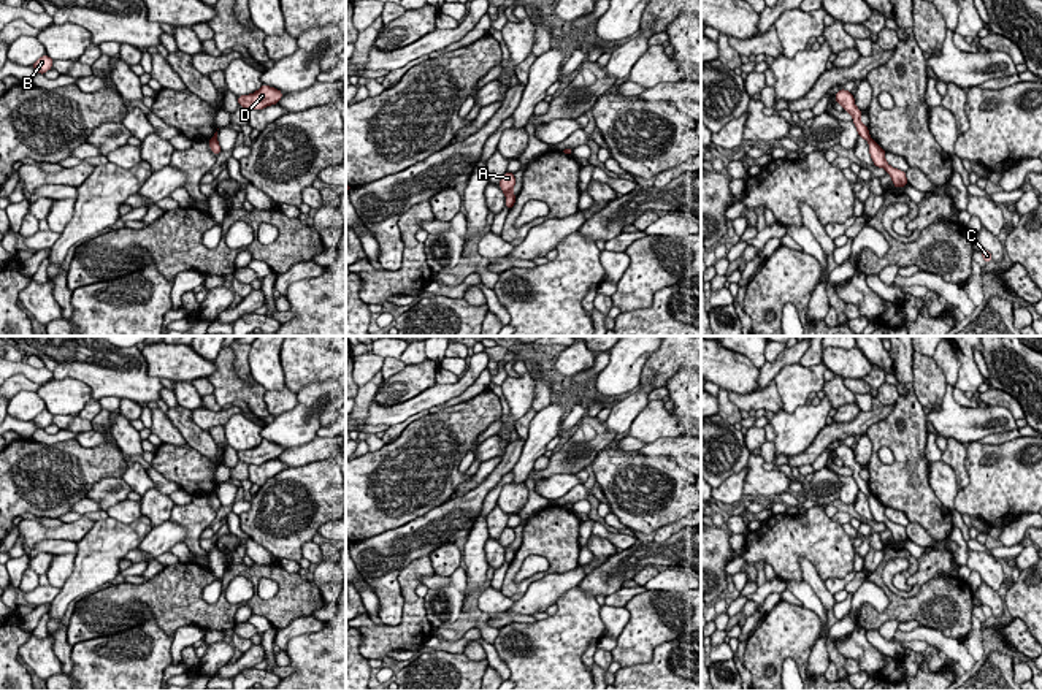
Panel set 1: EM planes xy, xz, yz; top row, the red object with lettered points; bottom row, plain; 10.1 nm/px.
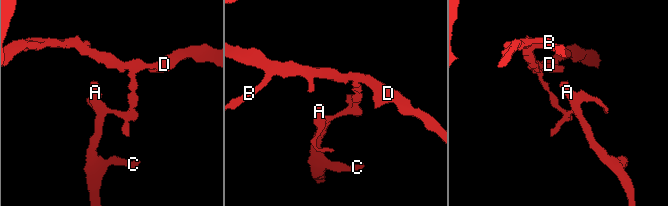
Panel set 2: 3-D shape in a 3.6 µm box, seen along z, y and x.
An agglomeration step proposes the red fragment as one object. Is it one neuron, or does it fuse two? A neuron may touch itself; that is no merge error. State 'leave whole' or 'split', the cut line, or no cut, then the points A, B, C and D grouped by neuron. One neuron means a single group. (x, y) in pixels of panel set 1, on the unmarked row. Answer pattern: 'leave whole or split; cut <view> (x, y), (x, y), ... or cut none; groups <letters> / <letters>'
split; cut xy (210, 495), (216, 496); groups A C / B D

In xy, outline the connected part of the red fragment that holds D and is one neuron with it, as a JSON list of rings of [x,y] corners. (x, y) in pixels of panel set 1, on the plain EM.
[[[262,439],[262,442],[251,450],[239,450],[238,460],[247,464],[263,464],[270,460],[279,458],[281,453],[282,453],[281,445]]]

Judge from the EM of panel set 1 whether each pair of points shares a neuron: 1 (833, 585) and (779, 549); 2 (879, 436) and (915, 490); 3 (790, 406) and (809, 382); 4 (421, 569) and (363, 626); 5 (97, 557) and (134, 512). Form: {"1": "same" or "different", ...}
{"1": "different", "2": "same", "3": "same", "4": "same", "5": "different"}

